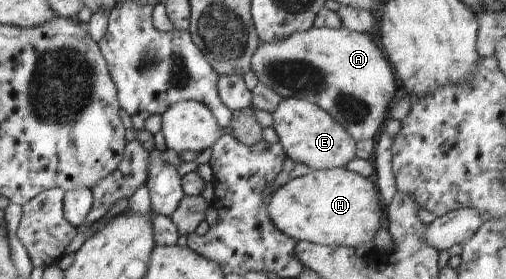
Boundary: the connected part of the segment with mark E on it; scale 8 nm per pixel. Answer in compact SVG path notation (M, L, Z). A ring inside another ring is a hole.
M295 97L283 98L282 104L272 113L272 129L277 133L280 145L287 157L307 165L311 170L345 168L356 158L356 141L350 137L343 126L335 122L329 113L317 105Z

